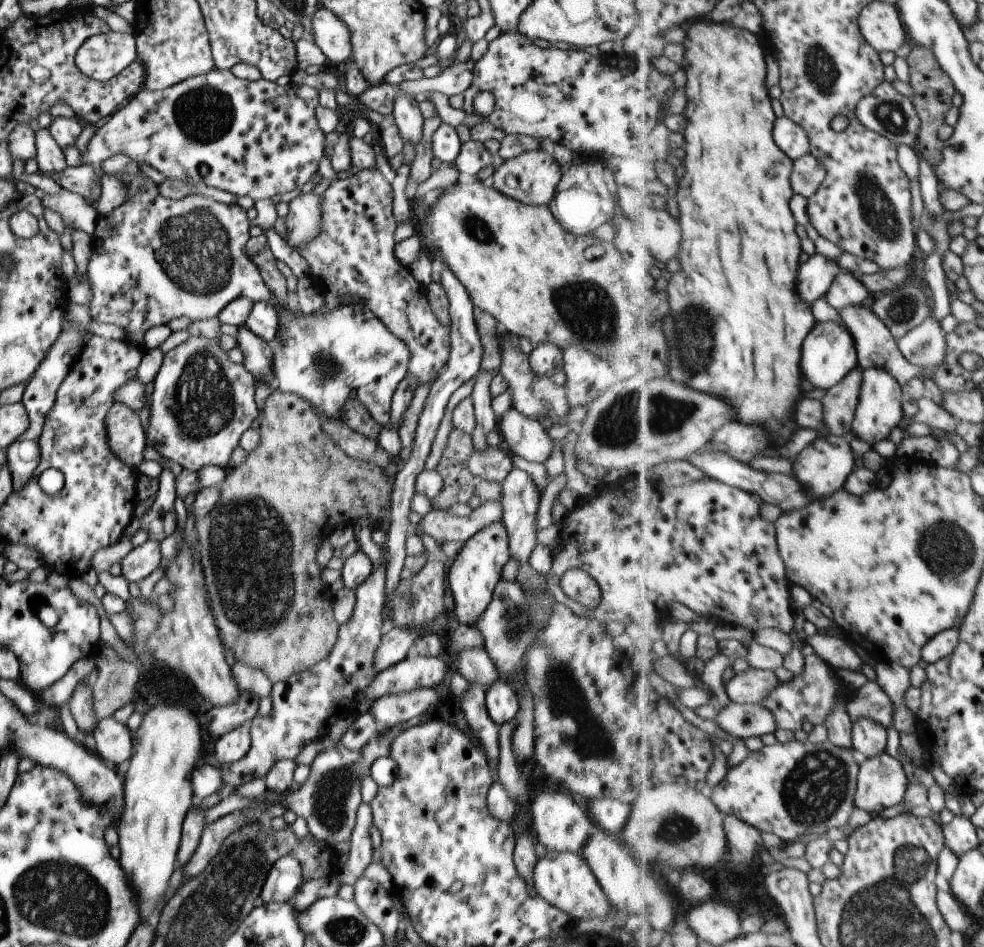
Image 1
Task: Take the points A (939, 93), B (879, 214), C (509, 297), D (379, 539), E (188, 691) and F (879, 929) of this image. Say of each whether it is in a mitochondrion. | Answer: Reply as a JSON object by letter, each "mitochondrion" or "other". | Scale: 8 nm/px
{"A":"other","B":"mitochondrion","C":"other","D":"other","E":"other","F":"mitochondrion"}

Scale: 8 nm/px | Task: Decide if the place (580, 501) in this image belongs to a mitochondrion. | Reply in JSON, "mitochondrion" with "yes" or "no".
{"mitochondrion":"no"}

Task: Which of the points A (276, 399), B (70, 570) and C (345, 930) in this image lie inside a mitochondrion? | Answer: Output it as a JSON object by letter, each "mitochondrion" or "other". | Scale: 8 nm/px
{"A":"other","B":"other","C":"mitochondrion"}

